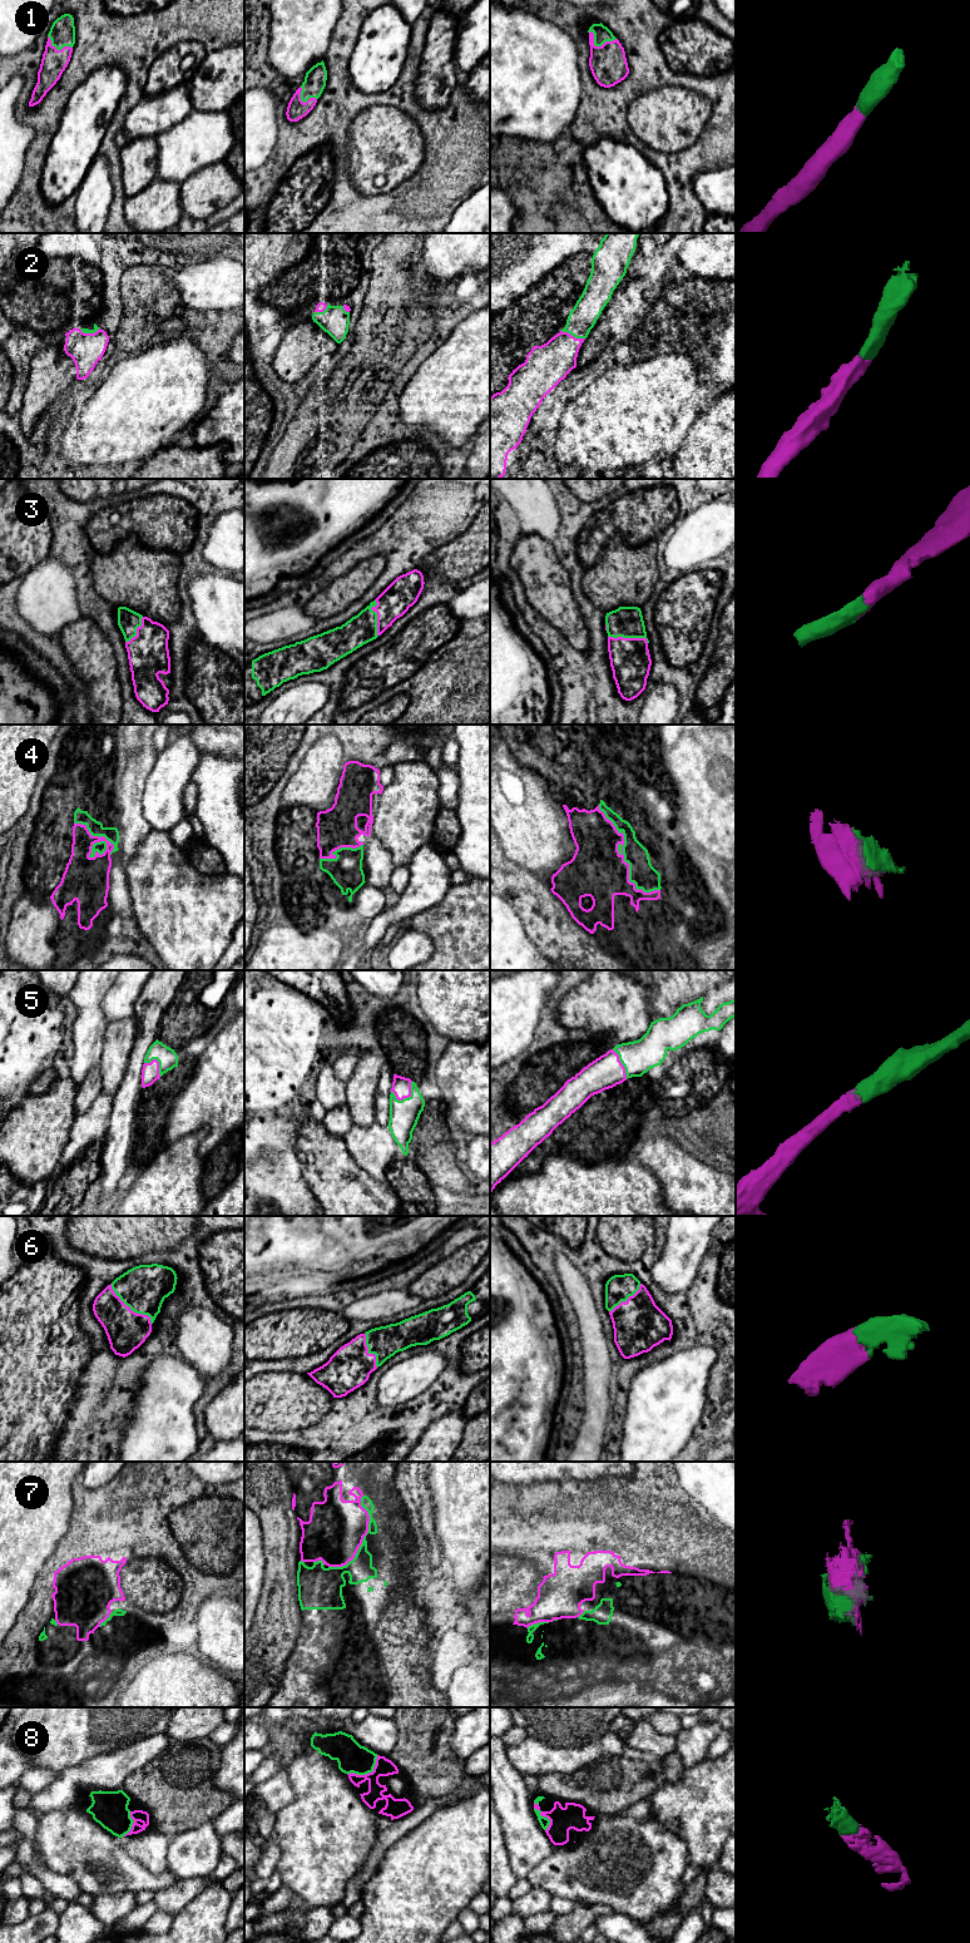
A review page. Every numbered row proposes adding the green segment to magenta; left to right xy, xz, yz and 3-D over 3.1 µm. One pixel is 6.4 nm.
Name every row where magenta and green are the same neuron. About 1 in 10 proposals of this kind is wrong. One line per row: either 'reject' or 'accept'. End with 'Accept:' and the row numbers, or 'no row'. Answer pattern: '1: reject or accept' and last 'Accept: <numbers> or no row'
1: accept
2: accept
3: accept
4: reject
5: accept
6: accept
7: accept
8: accept
Accept: 1, 2, 3, 5, 6, 7, 8

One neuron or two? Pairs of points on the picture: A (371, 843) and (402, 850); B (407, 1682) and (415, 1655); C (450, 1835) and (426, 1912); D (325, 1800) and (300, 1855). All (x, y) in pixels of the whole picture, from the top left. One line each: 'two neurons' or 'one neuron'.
A: two neurons
B: one neuron
C: one neuron
D: one neuron

